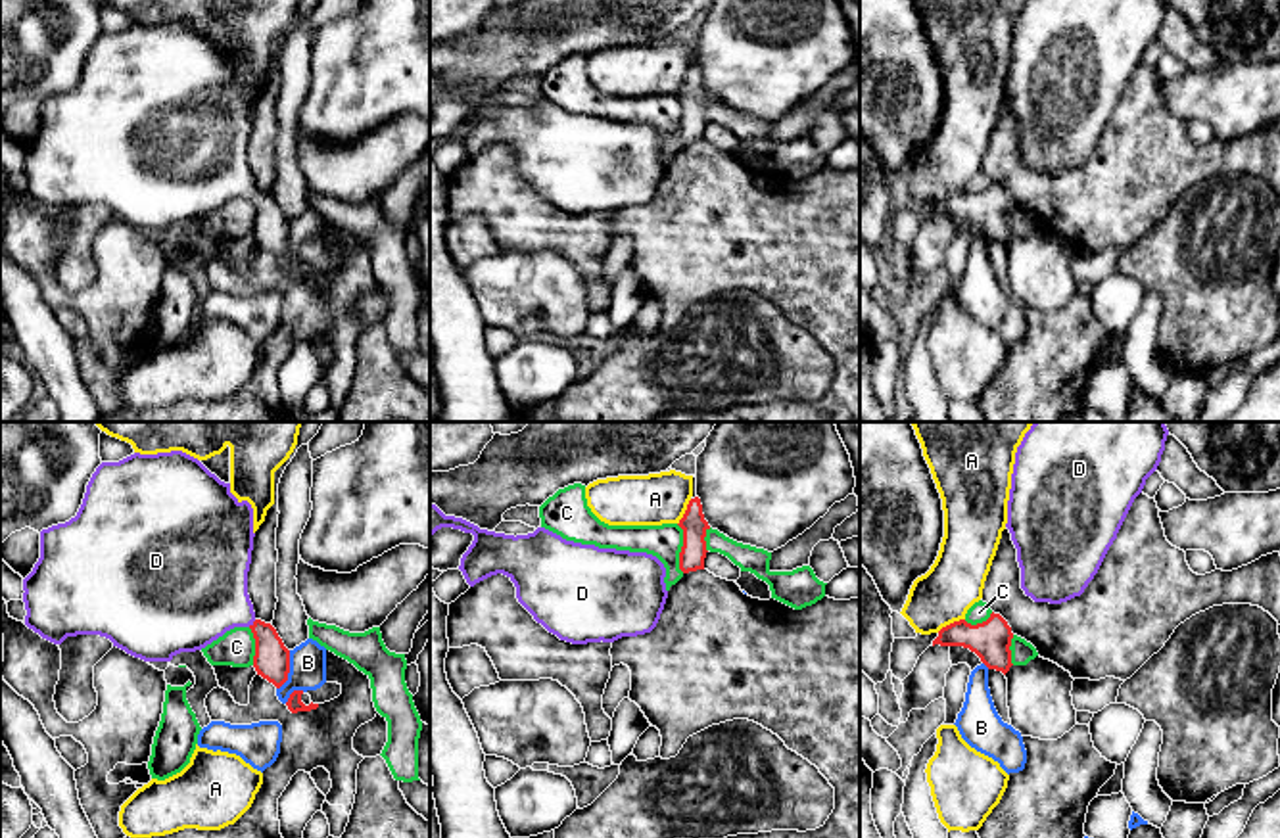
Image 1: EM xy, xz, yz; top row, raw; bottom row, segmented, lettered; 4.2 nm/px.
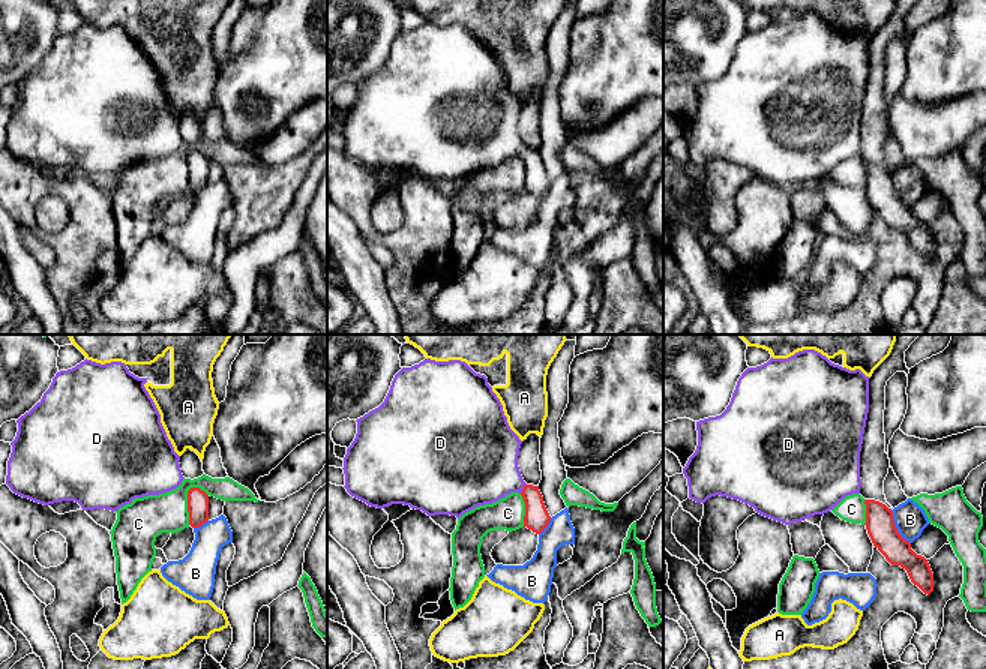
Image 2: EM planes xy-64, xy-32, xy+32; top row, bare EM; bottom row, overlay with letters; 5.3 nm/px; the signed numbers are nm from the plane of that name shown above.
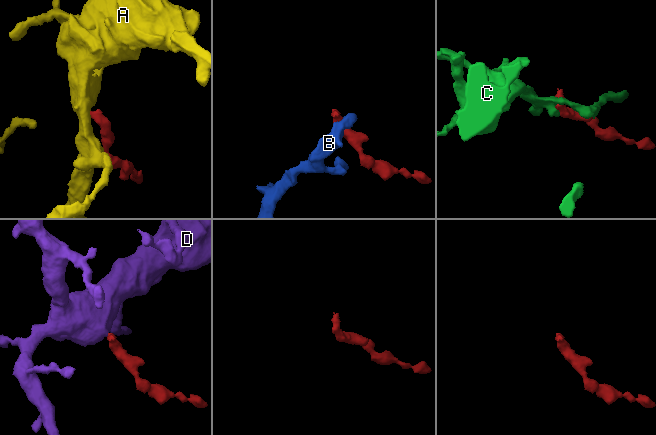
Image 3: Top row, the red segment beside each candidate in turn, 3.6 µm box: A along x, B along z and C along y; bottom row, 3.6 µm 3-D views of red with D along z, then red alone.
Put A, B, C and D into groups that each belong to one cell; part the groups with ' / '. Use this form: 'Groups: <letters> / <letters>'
Groups: A / B / C / D

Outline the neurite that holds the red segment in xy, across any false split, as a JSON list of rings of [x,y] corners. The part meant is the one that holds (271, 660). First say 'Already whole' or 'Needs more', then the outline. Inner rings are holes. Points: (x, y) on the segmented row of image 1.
Needs more. [[[134,453],[119,462],[102,462],[92,474],[83,504],[75,518],[65,524],[52,525],[40,531],[40,558],[33,571],[23,579],[25,625],[38,633],[42,639],[61,644],[67,637],[100,635],[113,642],[113,646],[144,662],[171,662],[180,652],[196,652],[223,637],[234,627],[249,627],[255,639],[253,667],[257,675],[280,688],[290,673],[290,650],[284,646],[276,629],[255,617],[253,604],[248,594],[248,571],[253,550],[253,508],[248,500],[238,500],[230,493],[230,483],[221,481],[198,458],[182,453]]]

